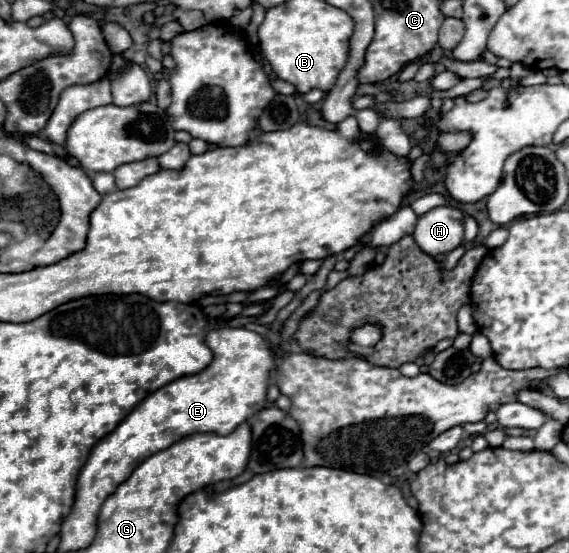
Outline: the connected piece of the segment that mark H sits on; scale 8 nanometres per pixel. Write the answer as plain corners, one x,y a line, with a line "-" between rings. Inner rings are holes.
437,206
419,216
413,240
425,254
437,258
455,250
463,242
463,224
463,210
453,206

